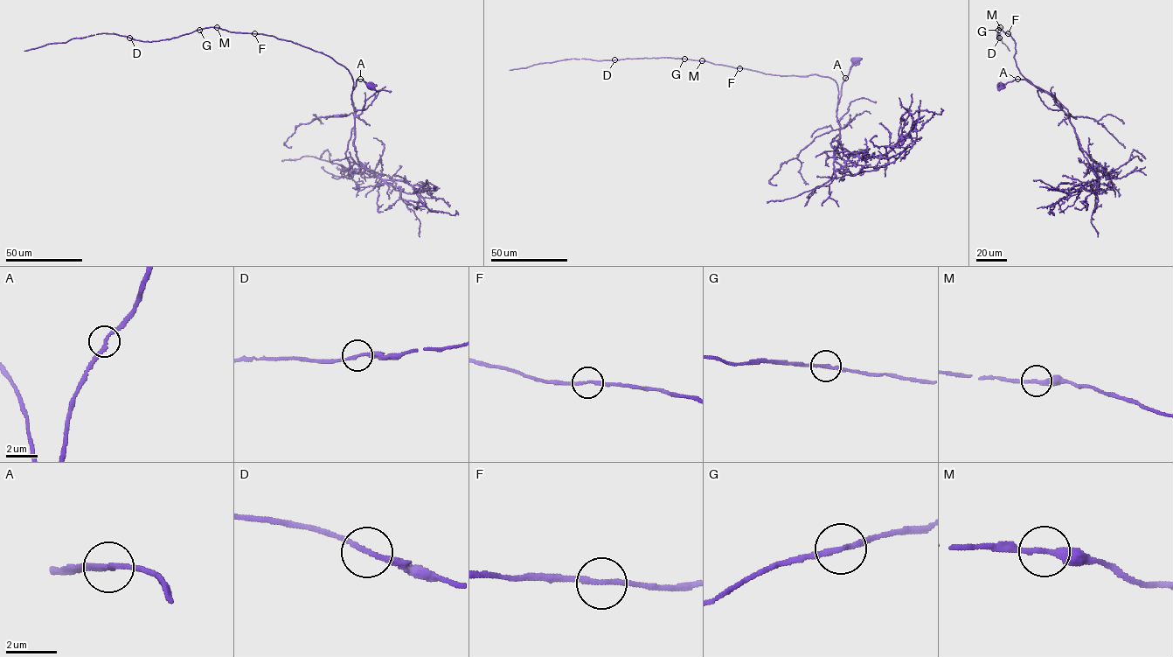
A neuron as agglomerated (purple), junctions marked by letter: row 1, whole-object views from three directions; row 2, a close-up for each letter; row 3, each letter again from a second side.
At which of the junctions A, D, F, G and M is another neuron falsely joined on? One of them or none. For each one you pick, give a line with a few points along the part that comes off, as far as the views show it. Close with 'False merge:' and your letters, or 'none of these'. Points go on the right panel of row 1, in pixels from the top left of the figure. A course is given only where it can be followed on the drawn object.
False merge: none of these

